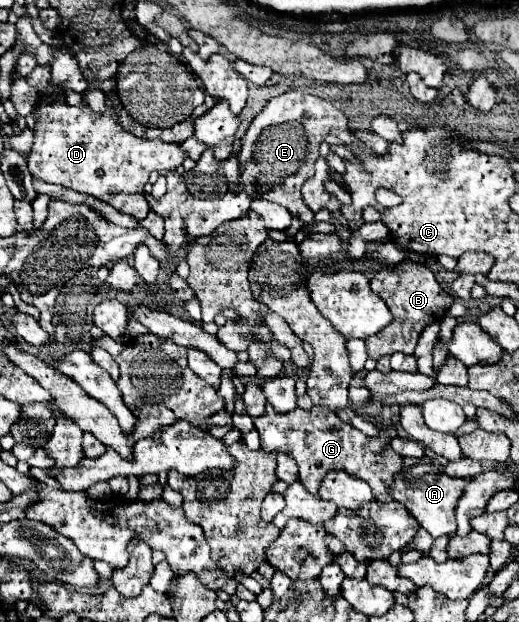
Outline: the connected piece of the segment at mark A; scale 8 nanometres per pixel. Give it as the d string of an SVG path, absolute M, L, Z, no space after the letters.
M403 458L403 466L413 466L413 468L401 468L401 472L397 472L393 476L395 480L395 488L391 492L393 500L401 502L411 516L433 536L439 538L443 534L453 534L457 524L455 524L455 504L459 500L459 496L463 494L463 488L467 484L469 478L449 478L443 468L437 468L431 462L423 462L423 460L415 460L415 458Z

